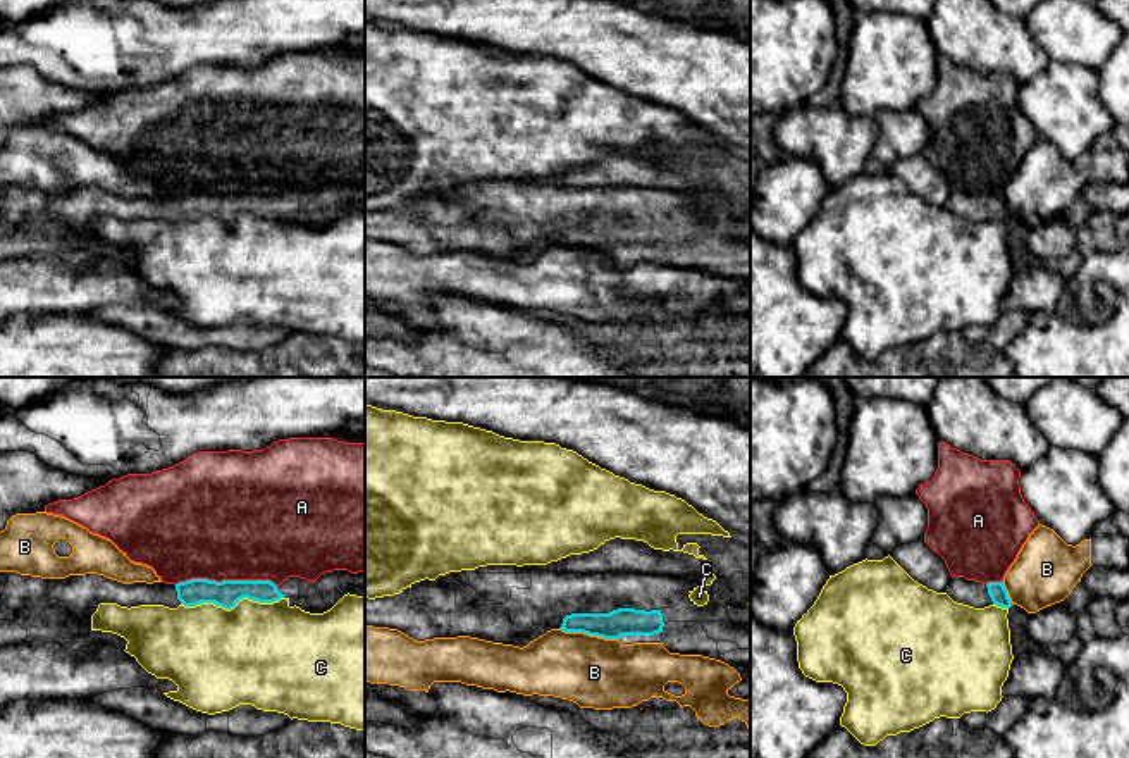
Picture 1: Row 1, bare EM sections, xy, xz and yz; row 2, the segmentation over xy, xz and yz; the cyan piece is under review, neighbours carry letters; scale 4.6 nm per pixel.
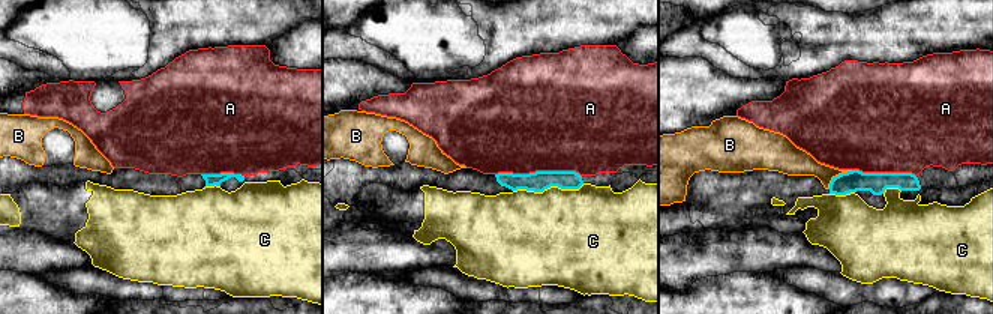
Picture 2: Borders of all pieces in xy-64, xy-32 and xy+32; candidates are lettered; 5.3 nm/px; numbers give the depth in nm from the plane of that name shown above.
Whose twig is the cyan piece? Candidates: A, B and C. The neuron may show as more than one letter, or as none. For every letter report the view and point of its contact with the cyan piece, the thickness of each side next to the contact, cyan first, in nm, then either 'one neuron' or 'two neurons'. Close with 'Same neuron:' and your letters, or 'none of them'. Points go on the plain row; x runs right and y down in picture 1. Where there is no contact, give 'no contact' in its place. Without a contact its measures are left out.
A: xy (226, 195) | 120/500 nm | two neurons
B: xz (589, 248) | 130/340 nm | two neurons
C: xy (231, 221) | 120/480 nm | two neurons
Same neuron: none of them

